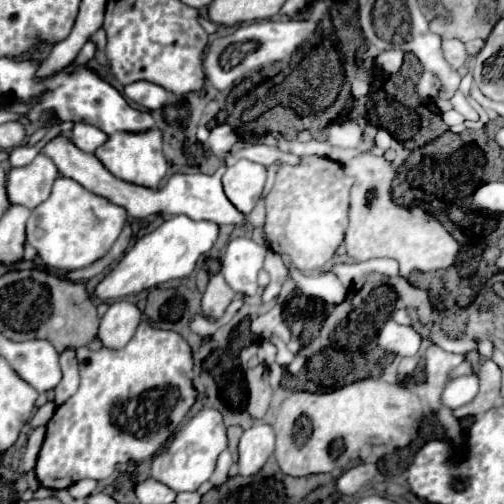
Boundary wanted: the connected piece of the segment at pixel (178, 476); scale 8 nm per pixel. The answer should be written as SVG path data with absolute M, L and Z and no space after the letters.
M203 408L197 412L187 424L183 424L173 438L153 456L151 476L175 492L193 492L203 482L207 482L215 470L217 456L227 448L227 436L225 436L225 424L221 420L221 414L215 408Z

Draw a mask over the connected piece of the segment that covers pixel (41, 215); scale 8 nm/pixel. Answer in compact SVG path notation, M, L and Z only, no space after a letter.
M57 178L49 200L39 204L27 222L27 242L37 250L43 264L51 270L79 270L103 258L119 238L127 220L125 208L111 204L71 178Z

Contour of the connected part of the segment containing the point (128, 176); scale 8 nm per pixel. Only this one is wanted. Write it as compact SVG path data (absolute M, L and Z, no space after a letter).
M157 126L145 132L115 132L95 150L95 156L113 176L147 188L157 188L167 172L167 160L163 156L163 132Z

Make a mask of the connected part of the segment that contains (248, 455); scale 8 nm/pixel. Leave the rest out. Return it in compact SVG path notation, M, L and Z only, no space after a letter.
M255 424L245 430L239 442L239 474L253 476L257 474L275 448L275 432L269 424Z

